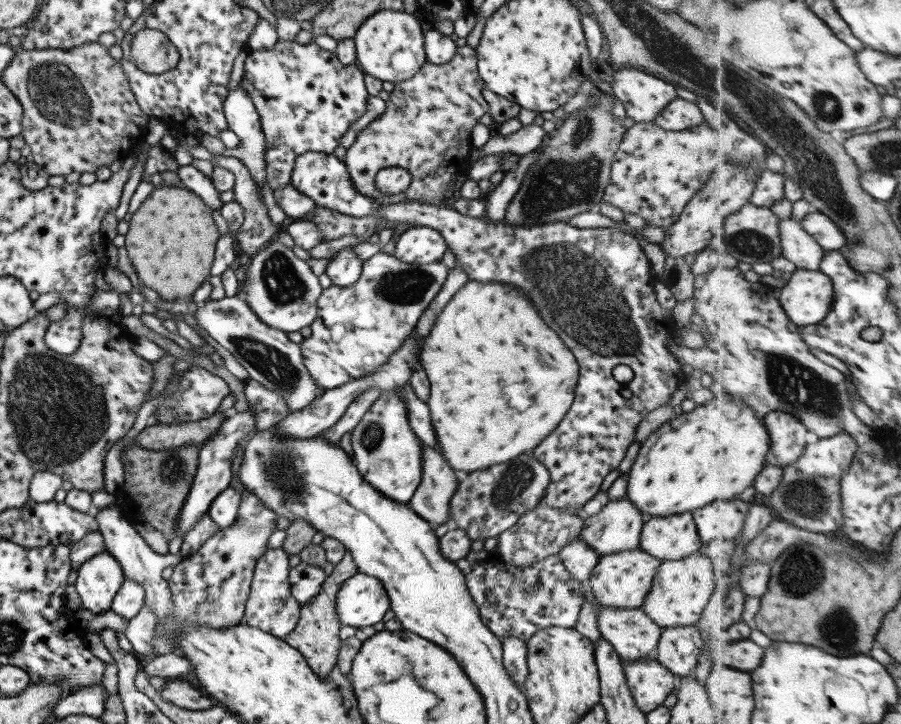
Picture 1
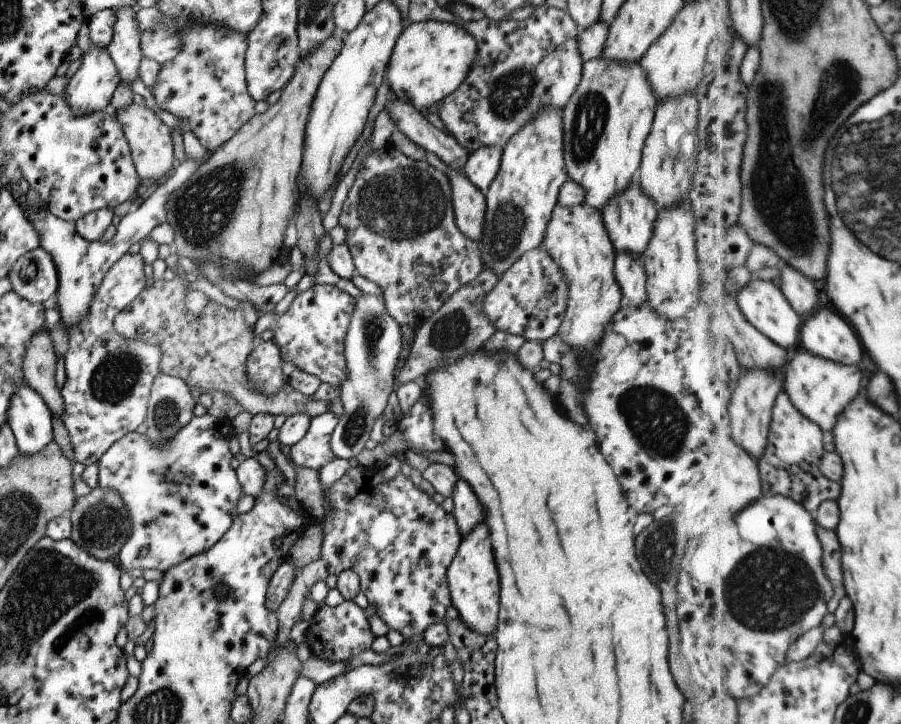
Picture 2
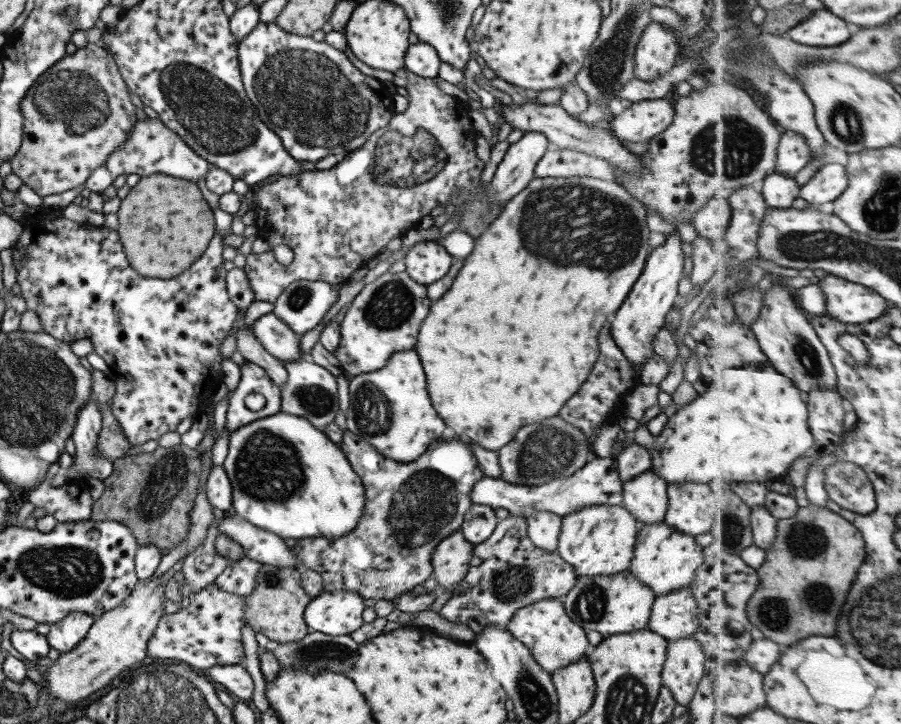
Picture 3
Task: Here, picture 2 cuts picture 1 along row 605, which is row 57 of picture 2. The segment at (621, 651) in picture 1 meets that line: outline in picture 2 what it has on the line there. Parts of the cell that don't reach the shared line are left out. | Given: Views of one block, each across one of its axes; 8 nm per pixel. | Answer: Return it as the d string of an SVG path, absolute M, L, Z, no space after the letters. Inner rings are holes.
M600 56L582 63L582 76L579 85L569 101L562 108L562 150L564 170L568 180L575 182L584 195L583 205L601 213L603 208L629 184L635 180L639 169L645 137L649 134L653 114L655 114L655 94L644 78L638 62L608 62Z

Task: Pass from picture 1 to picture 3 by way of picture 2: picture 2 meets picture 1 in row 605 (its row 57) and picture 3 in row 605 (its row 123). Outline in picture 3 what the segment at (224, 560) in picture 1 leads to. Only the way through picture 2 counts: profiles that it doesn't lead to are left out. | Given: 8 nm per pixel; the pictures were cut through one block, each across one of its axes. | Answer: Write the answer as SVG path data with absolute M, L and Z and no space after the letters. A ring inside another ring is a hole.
M215 583L207 584L191 593L175 613L159 617L155 631L147 643L149 658L177 660L201 673L215 665L242 664L243 647L239 628L243 625L246 598L225 592Z

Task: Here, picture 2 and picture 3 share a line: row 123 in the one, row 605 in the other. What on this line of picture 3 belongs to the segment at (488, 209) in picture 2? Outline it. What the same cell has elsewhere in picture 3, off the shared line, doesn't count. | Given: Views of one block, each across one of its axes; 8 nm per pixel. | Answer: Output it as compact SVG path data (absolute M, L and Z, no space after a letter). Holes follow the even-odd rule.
M561 599L539 600L527 607L517 608L507 622L506 630L529 650L533 660L550 675L584 656L588 644L586 631L567 616Z

